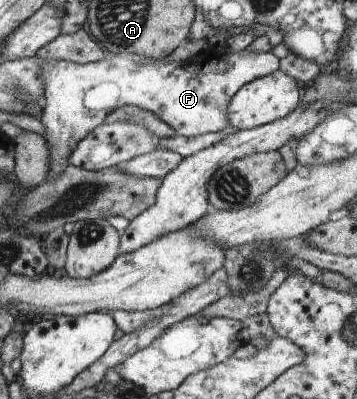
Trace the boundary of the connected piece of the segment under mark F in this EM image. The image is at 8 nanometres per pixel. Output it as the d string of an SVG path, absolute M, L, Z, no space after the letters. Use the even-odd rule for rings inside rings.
M214 46L183 63L165 61L138 65L129 55L118 54L107 54L98 62L88 64L41 61L45 105L39 118L50 151L49 175L45 182L63 173L74 147L103 124L106 115L123 105L135 105L154 113L174 129L177 136L192 138L215 133L230 124L230 101L243 85L279 70L279 59L270 51L254 53L245 49L227 54L225 49Z

